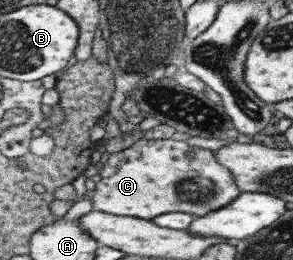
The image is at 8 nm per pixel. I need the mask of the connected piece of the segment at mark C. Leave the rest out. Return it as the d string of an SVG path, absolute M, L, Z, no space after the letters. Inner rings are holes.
M143 138L135 141L133 144L126 144L126 149L112 153L102 167L99 174L102 179L95 184L96 188L94 192L90 194L93 208L99 212L108 212L109 214L117 216L135 216L135 218L147 218L147 220L151 220L151 218L155 218L155 216L161 216L161 214L167 214L167 212L188 212L189 214L194 214L195 217L205 216L208 212L226 206L226 204L229 204L241 193L240 188L234 183L233 174L231 174L225 166L217 164L215 160L216 158L213 151L204 150L203 148L193 148L193 146L189 146L187 142L181 142L181 140L145 140L145 138ZM189 152L193 152L194 157L189 156Z

